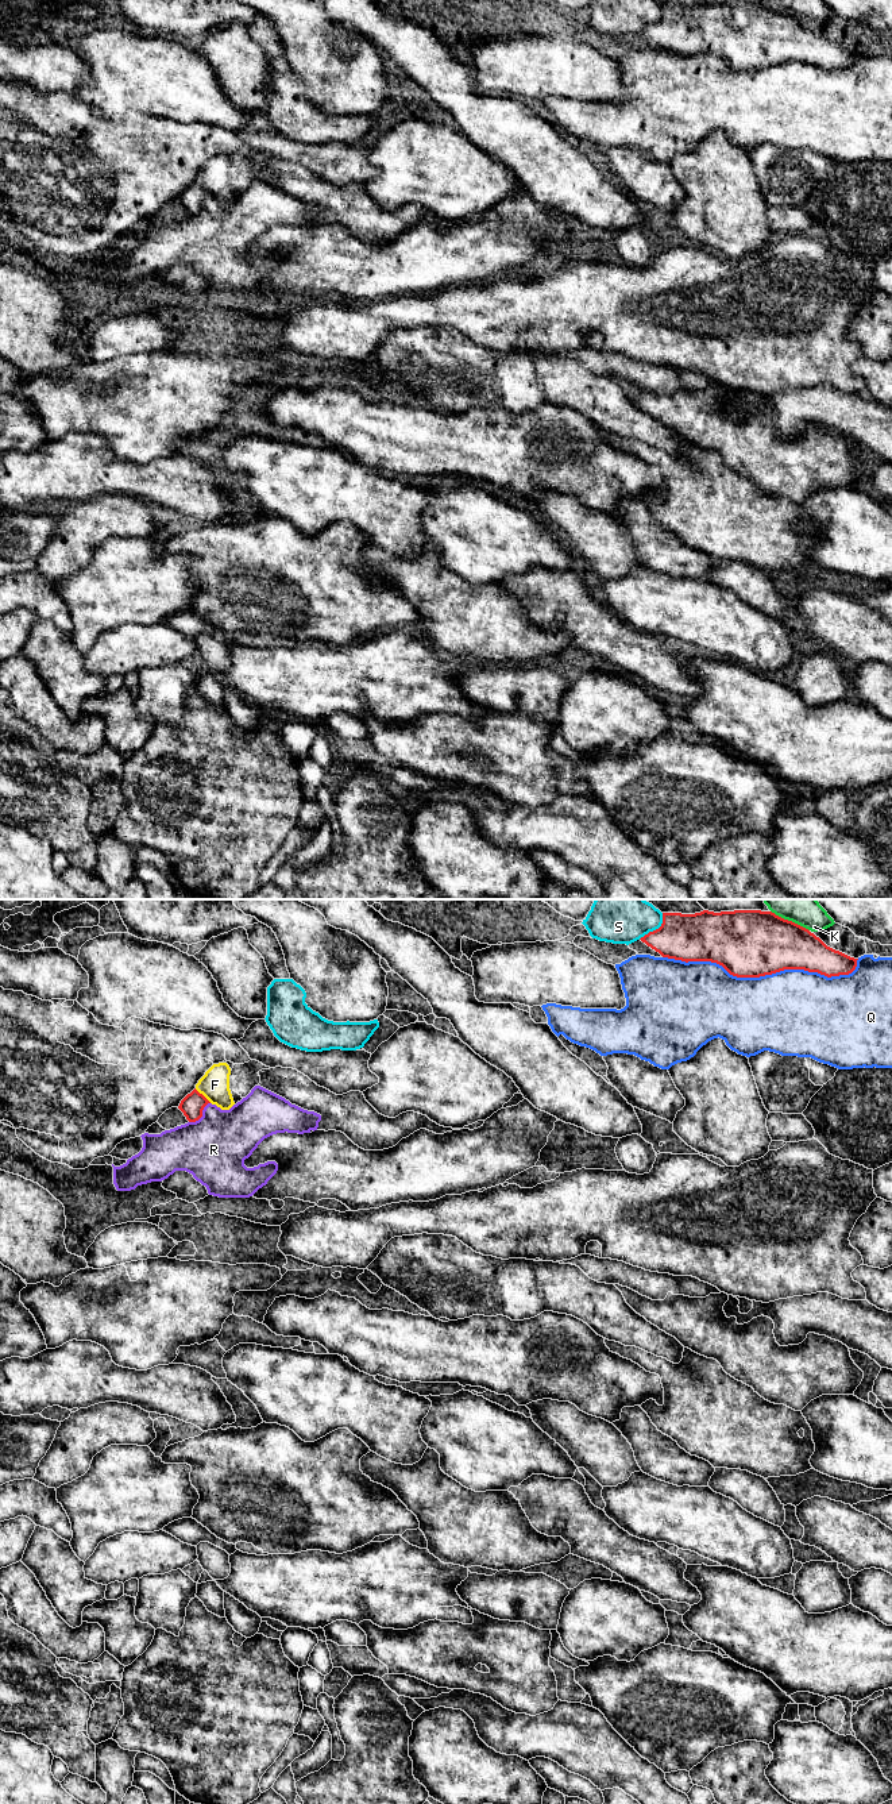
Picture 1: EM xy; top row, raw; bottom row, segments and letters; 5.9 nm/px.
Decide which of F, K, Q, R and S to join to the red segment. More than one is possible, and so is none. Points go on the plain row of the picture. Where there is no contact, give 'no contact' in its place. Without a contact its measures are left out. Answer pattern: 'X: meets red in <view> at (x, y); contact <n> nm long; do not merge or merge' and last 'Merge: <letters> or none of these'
F: meets red in xy at (201, 187); contact 130 nm long; merge
K: meets red in xy at (790, 14); contact 260 nm long; do not merge
Q: meets red in xy at (764, 68); contact 1150 nm long; do not merge
R: meets red in xy at (201, 208); contact 180 nm long; do not merge
S: meets red in xy at (656, 22); contact 220 nm long; do not merge
Merge: F

